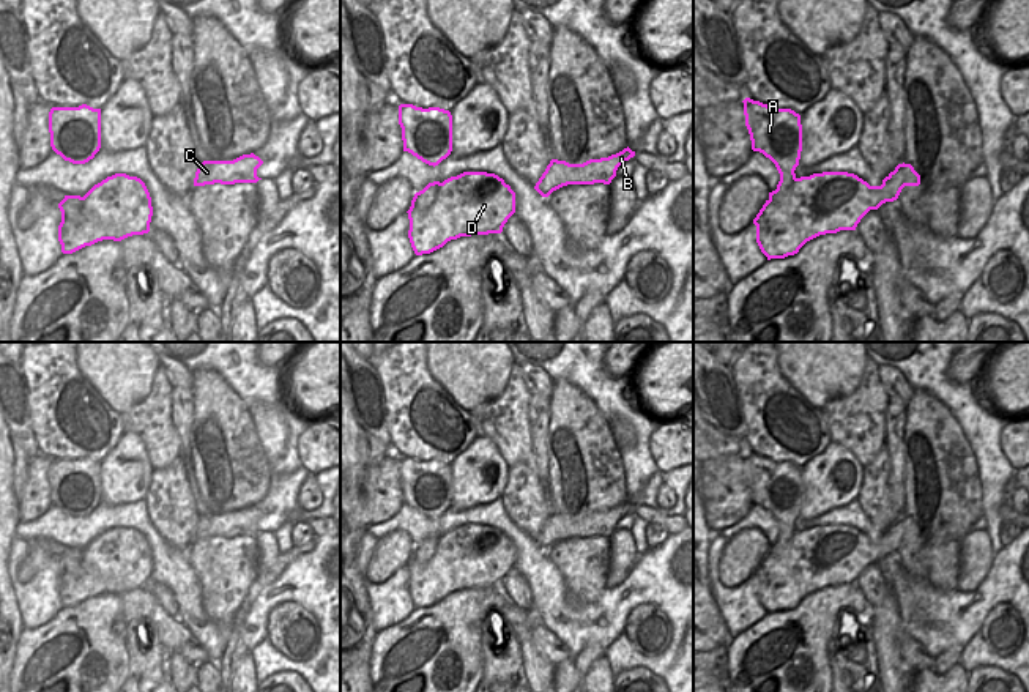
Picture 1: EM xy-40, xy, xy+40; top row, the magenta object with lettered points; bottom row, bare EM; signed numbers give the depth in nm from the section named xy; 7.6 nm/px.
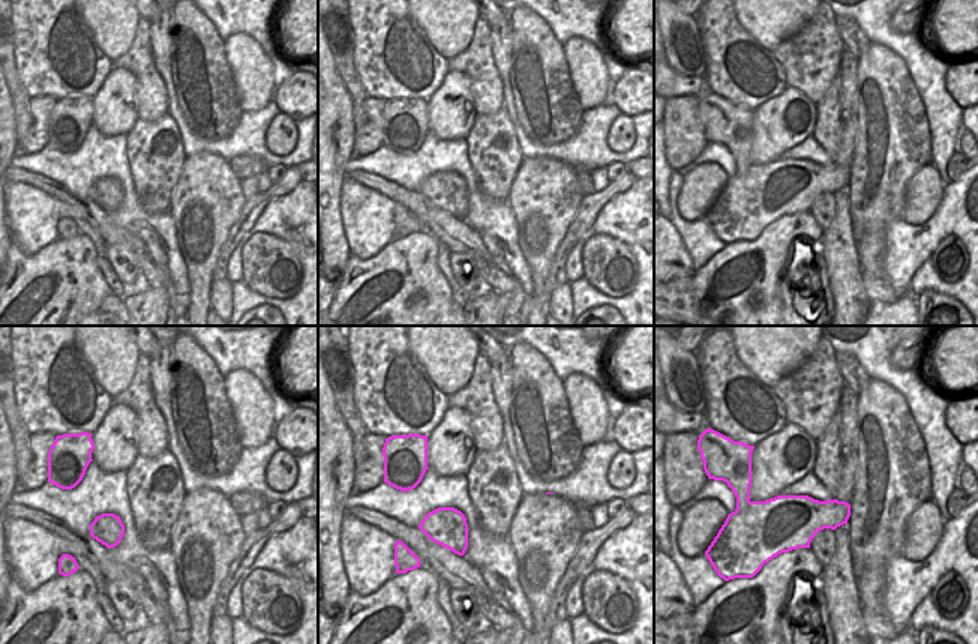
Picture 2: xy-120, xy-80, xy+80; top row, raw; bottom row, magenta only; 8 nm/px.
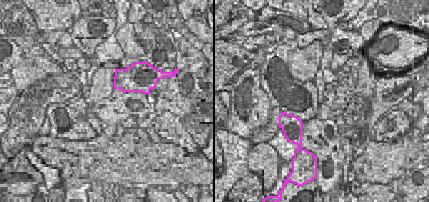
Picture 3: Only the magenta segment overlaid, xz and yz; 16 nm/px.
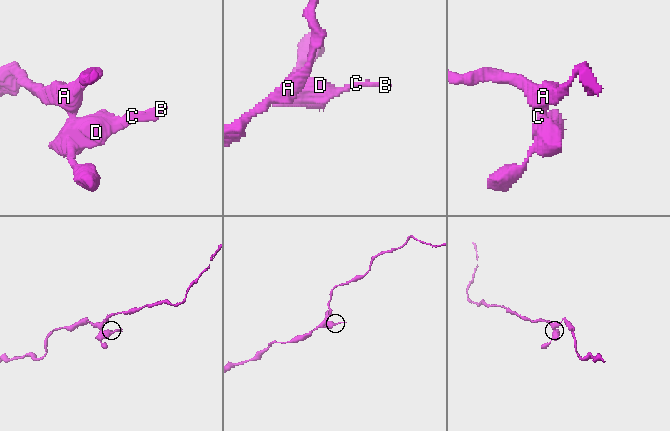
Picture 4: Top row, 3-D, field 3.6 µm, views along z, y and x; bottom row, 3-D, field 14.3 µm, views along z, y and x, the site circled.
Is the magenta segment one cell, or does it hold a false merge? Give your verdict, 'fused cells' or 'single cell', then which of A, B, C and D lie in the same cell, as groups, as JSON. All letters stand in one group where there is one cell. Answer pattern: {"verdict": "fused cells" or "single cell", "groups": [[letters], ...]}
{"verdict": "fused cells", "groups": [["A"], ["B", "C", "D"]]}

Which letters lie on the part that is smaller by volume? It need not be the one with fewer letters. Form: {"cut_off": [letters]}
{"cut_off": ["B", "C", "D"]}

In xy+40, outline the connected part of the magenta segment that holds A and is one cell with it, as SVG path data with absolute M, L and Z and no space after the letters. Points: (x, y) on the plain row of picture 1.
M750 451L742 456L752 503L769 511L780 526L777 542L769 545L769 553L785 556L796 533L794 523L802 504L801 468L791 462L774 462Z

